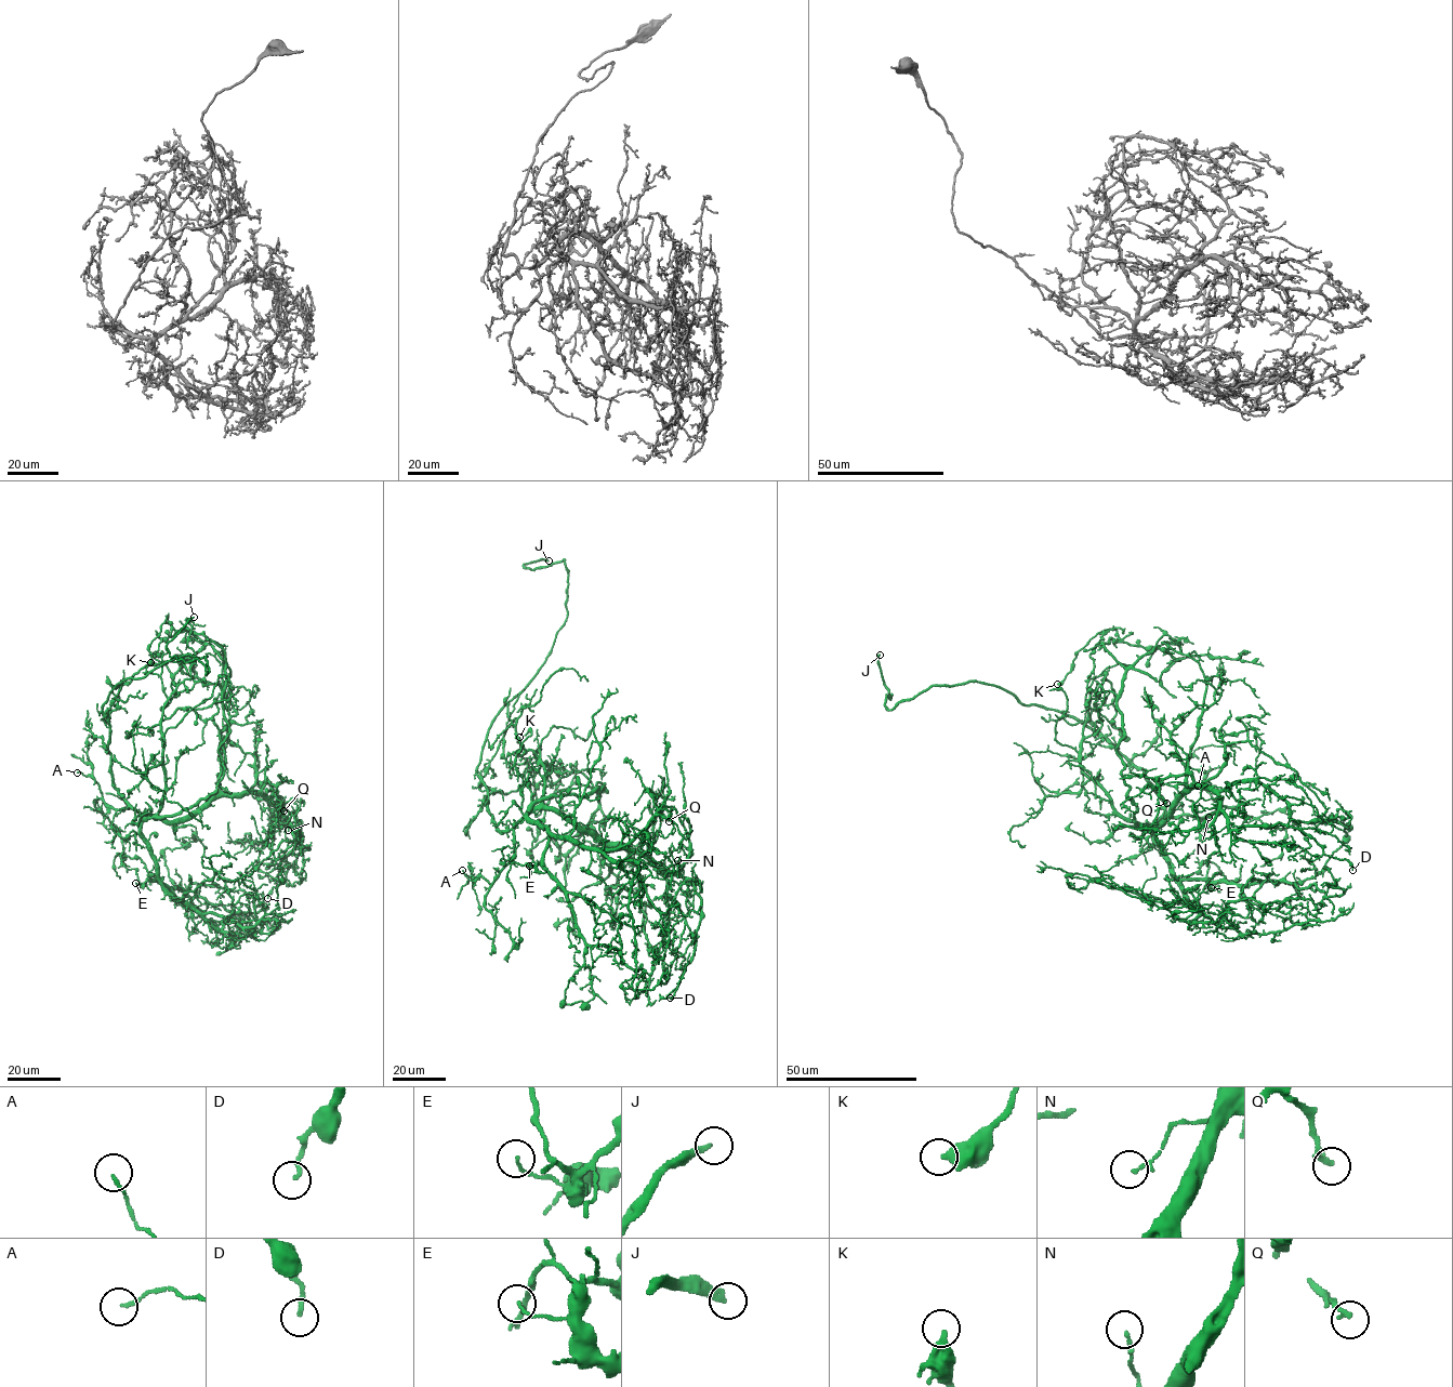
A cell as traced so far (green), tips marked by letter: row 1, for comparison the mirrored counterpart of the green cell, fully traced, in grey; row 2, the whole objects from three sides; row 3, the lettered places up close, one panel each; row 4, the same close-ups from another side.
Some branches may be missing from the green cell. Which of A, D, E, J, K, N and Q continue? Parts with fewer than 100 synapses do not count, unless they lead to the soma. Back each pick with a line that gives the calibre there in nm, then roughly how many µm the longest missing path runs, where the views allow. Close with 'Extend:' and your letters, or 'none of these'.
J: 240 nm thick; about 30 µm are missing
Extend: J

